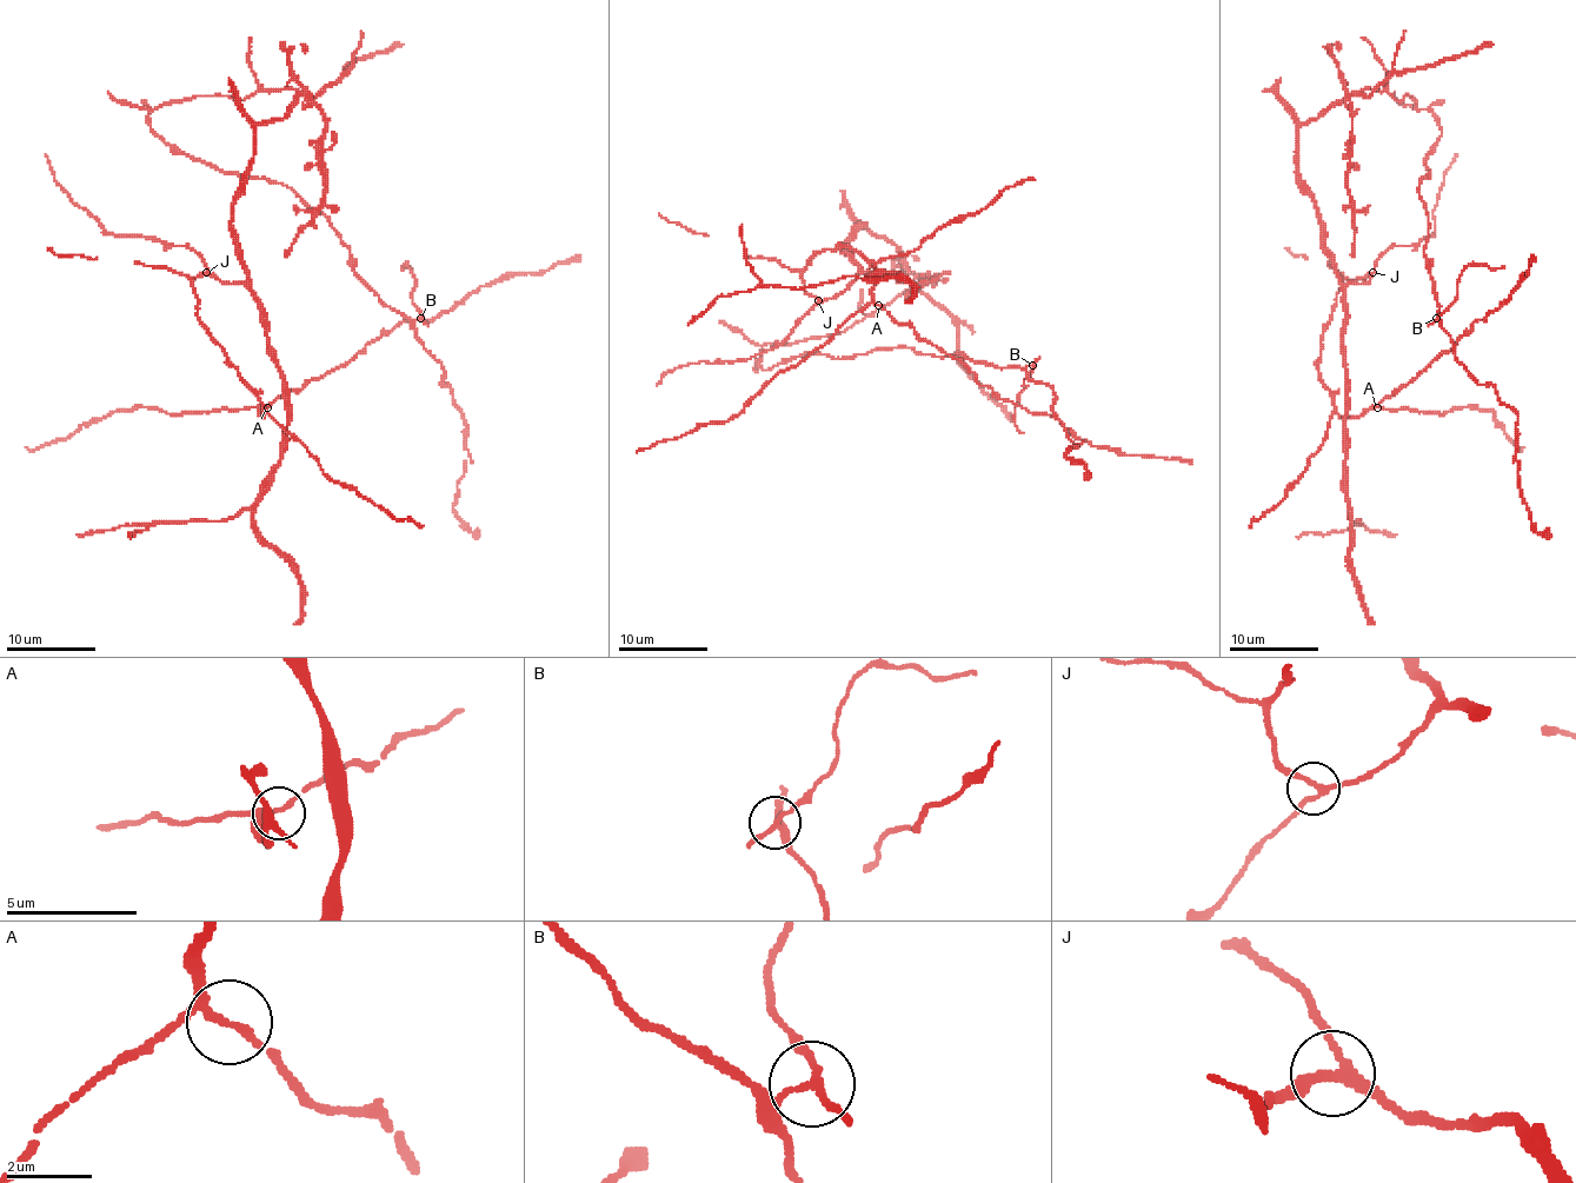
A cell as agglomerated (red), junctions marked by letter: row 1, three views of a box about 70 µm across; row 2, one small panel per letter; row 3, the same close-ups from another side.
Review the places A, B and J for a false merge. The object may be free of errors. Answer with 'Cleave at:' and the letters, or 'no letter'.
Cleave at: B

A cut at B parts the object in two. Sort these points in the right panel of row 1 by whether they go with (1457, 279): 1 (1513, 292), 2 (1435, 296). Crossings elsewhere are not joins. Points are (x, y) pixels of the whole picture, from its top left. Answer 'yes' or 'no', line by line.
1: no
2: no

